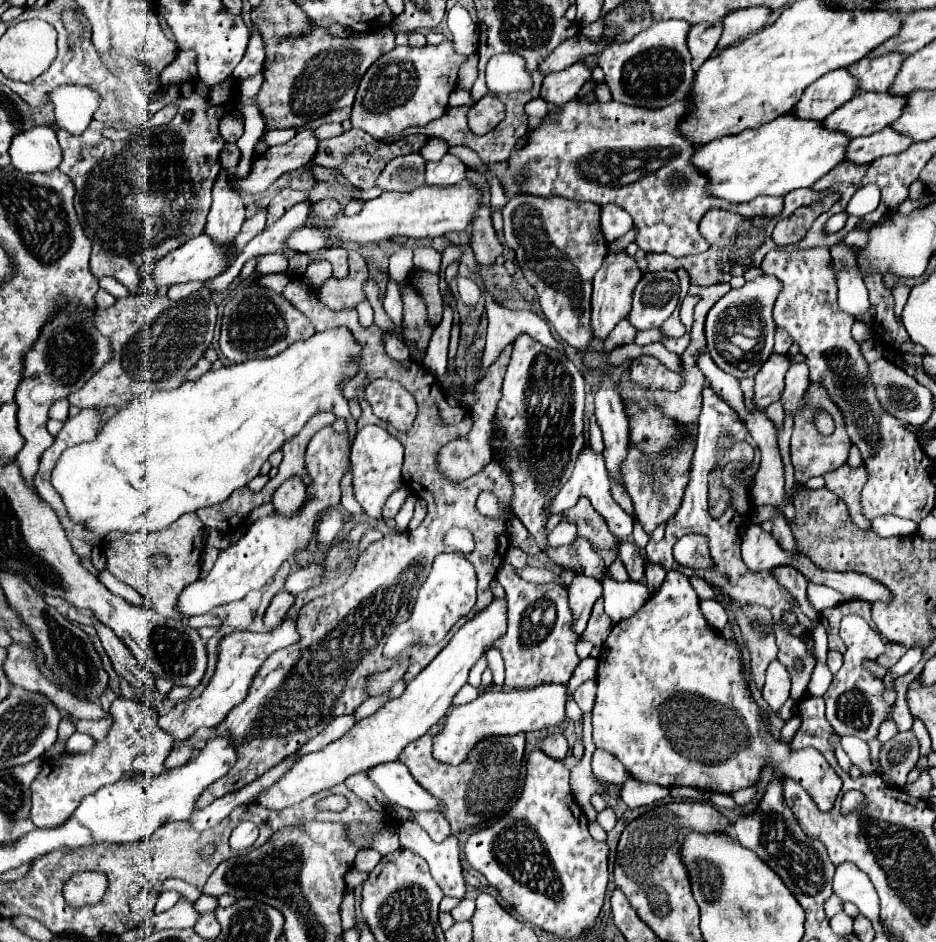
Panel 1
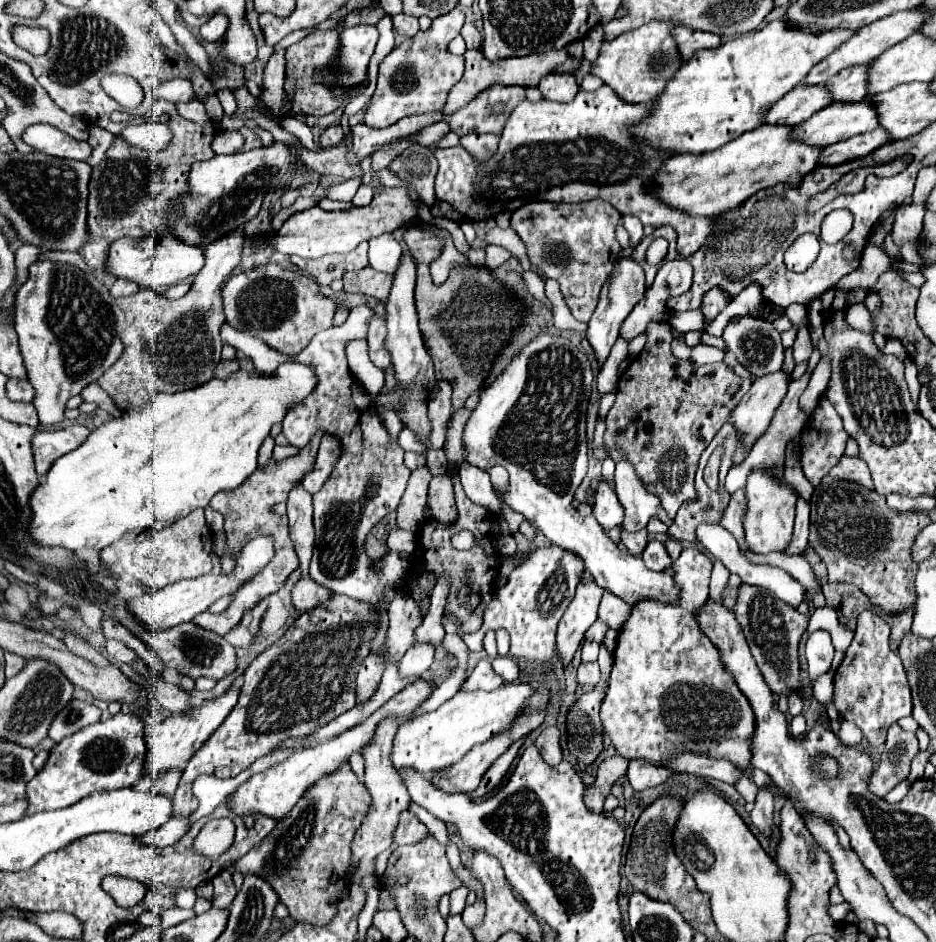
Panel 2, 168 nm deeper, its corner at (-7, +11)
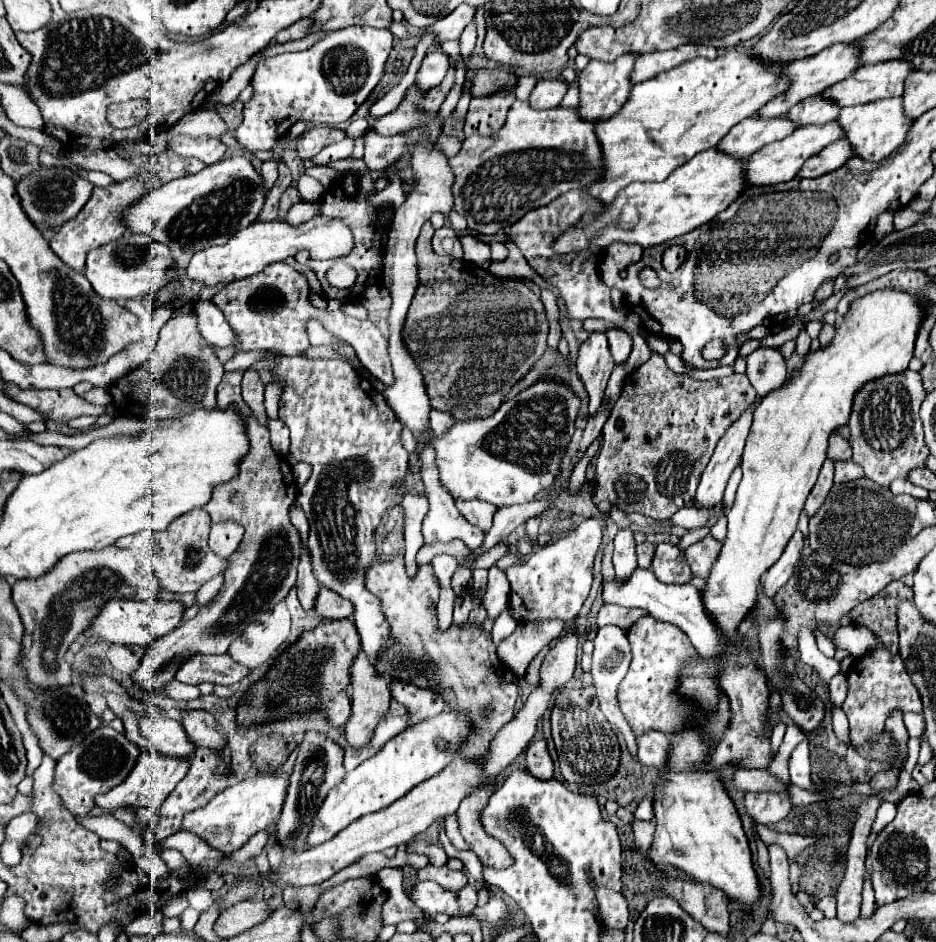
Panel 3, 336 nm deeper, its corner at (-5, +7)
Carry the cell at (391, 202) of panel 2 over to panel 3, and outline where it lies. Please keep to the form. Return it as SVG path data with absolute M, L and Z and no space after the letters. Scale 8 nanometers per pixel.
M319 215L297 227L287 221L259 221L259 223L249 225L247 229L241 229L225 245L197 251L191 257L185 271L191 281L199 285L215 287L215 285L233 283L243 277L261 273L267 265L293 257L303 249L311 251L311 259L321 259L321 261L339 259L339 257L345 257L353 249L353 235L343 221L331 219L331 217L319 217Z

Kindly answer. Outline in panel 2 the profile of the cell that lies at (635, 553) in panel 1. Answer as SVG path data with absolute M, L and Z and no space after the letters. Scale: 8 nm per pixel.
M651 539L647 543L647 549L641 553L641 559L643 559L645 567L651 571L663 571L663 569L671 567L671 559L669 559L663 543L657 539Z

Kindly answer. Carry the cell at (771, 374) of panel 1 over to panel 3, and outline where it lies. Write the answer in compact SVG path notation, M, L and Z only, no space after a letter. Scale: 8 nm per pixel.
M757 403L751 405L741 415L741 419L735 421L727 429L725 437L717 443L715 453L701 475L697 493L693 497L693 505L697 509L713 509L715 505L719 505L723 501L723 491L725 491L727 479L729 479L731 471L741 463L741 453L743 453L745 439L751 429L751 419L753 419L755 407L757 407Z

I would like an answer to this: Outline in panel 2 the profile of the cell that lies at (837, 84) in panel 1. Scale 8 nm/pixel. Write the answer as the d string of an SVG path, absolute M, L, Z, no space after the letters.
M801 83L769 109L765 121L781 125L799 125L827 105L831 105L831 93L827 93L825 83L823 85Z

